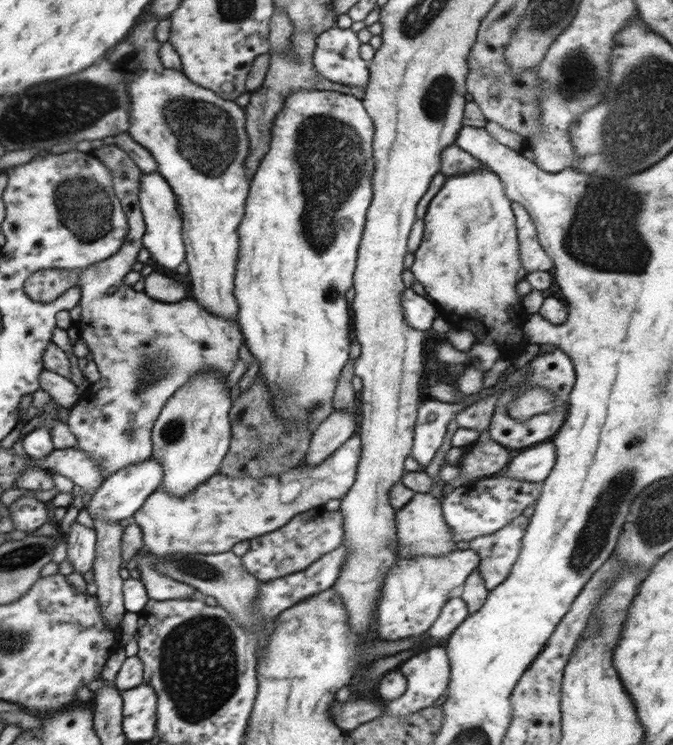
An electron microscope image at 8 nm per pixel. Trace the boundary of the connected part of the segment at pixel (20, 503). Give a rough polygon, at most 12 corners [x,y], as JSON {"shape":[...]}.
{"shape":[[33,492],[8,508],[14,530],[31,532],[48,520]]}

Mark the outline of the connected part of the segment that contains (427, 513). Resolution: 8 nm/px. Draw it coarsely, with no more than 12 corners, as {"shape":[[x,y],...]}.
{"shape":[[440,498],[396,510],[398,556],[446,557],[456,541]]}

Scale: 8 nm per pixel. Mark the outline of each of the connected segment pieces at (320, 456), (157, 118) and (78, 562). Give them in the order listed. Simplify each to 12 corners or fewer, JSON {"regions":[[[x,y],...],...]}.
{"regions":[[[334,410],[313,427],[304,464],[318,466],[358,431]],[[135,25],[127,133],[180,205],[192,299],[237,322],[246,112]],[[75,520],[65,539],[67,561],[93,568],[96,531]]]}

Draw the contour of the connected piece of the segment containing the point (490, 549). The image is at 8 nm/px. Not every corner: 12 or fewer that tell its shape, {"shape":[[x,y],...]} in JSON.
{"shape":[[529,518],[468,541],[490,592],[519,558]]}

